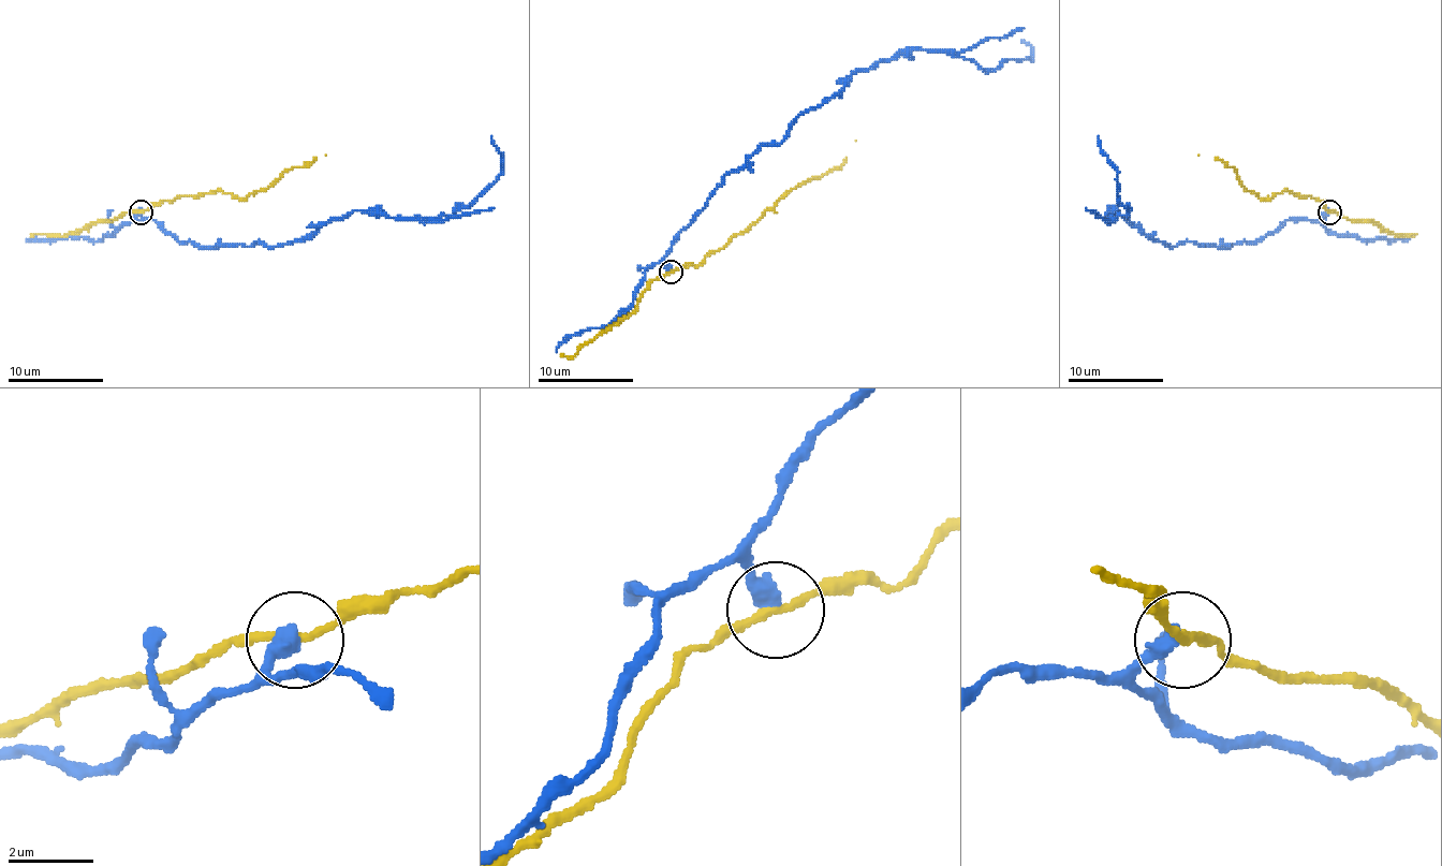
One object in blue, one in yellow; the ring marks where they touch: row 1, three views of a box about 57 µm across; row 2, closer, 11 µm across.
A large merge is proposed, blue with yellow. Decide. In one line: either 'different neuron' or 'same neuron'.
different neuron

